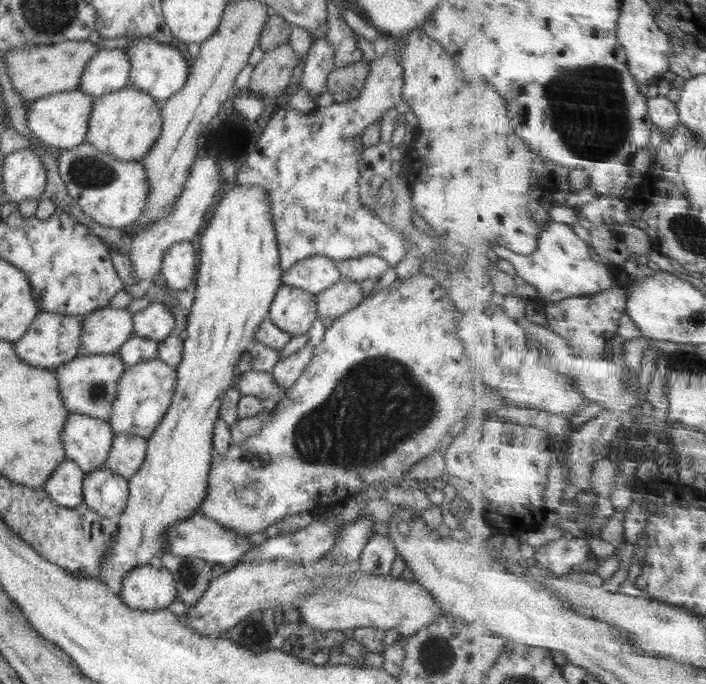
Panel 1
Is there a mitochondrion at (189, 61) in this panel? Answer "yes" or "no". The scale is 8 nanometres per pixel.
no

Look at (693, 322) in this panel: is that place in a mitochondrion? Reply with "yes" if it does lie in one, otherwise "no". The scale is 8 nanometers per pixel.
yes

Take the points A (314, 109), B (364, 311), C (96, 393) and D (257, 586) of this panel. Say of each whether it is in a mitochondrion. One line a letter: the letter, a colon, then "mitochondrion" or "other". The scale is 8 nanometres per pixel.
A: other
B: other
C: mitochondrion
D: other

